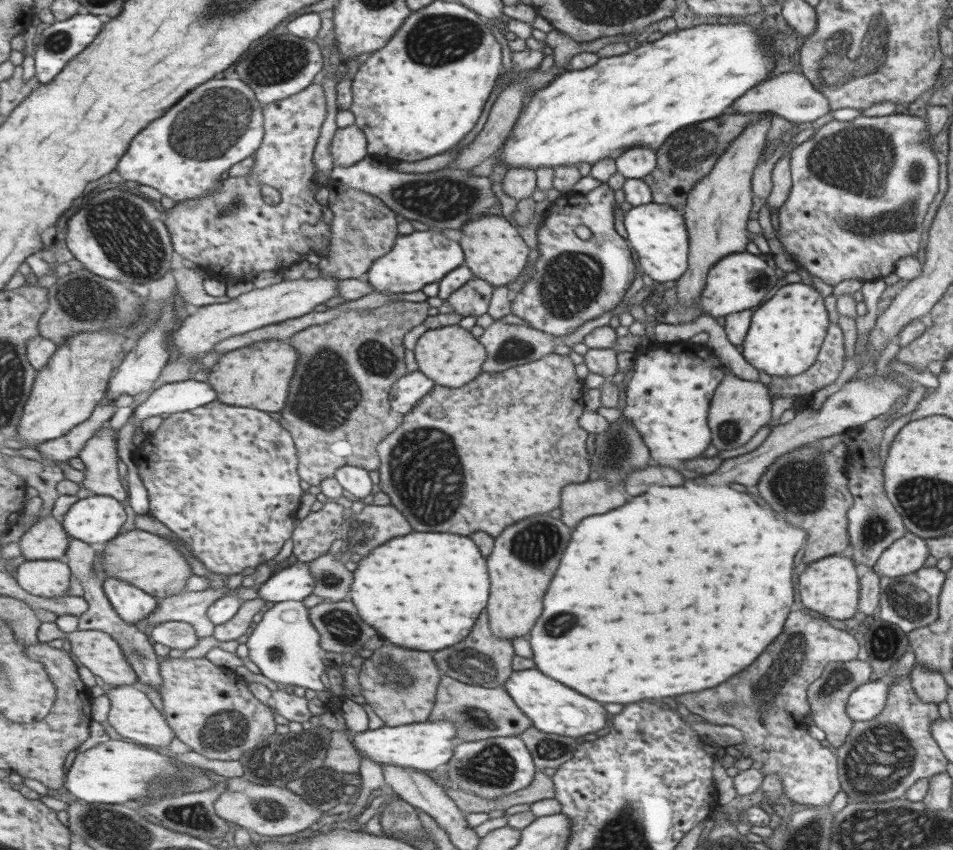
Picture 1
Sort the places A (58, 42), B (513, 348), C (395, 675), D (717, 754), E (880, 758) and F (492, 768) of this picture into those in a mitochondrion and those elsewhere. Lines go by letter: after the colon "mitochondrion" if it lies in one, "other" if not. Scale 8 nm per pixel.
A: mitochondrion
B: mitochondrion
C: mitochondrion
D: other
E: mitochondrion
F: mitochondrion

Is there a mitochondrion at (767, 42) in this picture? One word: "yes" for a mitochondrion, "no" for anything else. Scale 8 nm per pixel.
no

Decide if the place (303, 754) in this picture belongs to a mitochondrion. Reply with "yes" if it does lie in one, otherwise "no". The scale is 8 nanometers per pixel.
yes

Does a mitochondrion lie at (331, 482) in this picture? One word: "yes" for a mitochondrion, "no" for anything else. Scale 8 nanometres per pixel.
no

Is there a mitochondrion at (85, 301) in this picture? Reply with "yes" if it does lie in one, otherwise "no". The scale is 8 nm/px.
yes

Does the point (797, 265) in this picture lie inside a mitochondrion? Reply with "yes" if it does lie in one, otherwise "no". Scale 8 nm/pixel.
no

